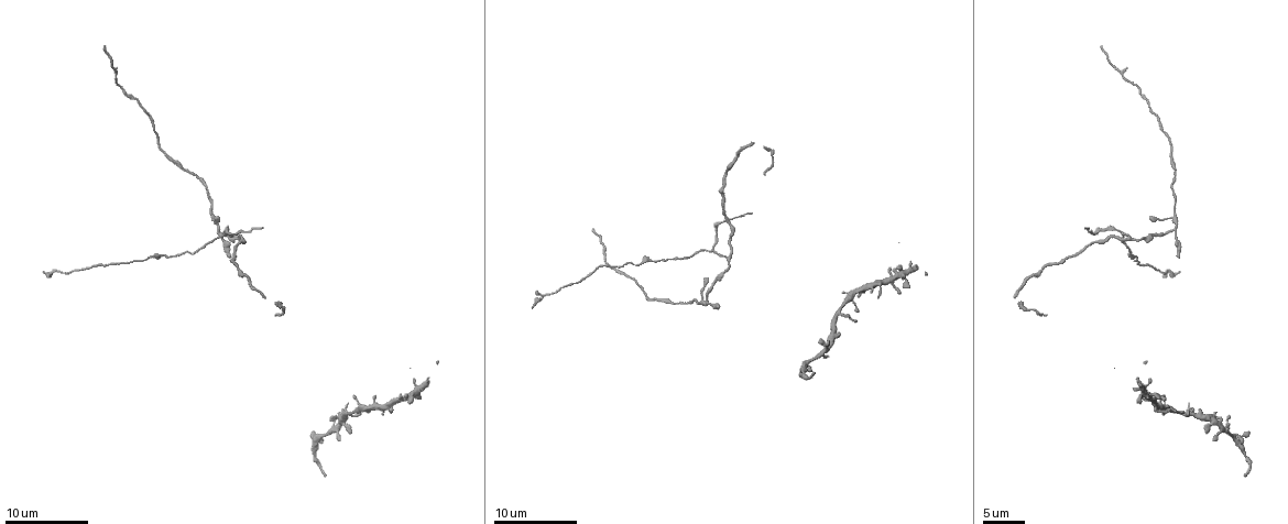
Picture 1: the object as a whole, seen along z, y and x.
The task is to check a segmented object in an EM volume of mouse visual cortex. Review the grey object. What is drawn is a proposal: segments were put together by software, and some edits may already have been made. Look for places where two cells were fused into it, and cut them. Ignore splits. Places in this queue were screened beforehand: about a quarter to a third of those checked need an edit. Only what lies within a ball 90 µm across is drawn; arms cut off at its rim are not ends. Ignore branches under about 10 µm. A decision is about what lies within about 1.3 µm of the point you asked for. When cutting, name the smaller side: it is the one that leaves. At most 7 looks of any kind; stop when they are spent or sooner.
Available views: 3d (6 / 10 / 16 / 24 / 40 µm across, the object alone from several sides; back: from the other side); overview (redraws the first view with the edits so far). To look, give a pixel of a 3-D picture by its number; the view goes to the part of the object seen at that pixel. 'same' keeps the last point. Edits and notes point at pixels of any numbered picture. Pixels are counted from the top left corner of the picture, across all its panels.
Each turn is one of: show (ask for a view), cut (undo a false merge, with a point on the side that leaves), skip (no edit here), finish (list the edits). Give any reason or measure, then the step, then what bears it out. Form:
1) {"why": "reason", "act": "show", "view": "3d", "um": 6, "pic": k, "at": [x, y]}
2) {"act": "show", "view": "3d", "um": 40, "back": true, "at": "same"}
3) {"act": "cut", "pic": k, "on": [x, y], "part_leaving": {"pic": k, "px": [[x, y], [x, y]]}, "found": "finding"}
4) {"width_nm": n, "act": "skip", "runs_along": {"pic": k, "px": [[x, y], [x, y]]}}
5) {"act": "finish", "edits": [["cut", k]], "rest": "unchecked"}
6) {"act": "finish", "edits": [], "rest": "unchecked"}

{"why": "arms part here", "act": "show", "view": "3d", "um": 10, "pic": 1, "at": [1130, 237]}

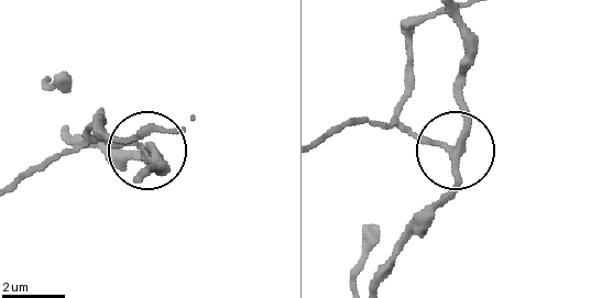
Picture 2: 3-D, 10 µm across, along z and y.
{"side_arm_um": 19, "act": "cut", "pic": 2, "on": [409, 131], "part_leaving": {"pic": 2, "px": [[449, 148], [389, 125], [325, 133]]}, "found": "two cells meet here"}

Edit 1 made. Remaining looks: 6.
{"act": "show", "view": "overview"}

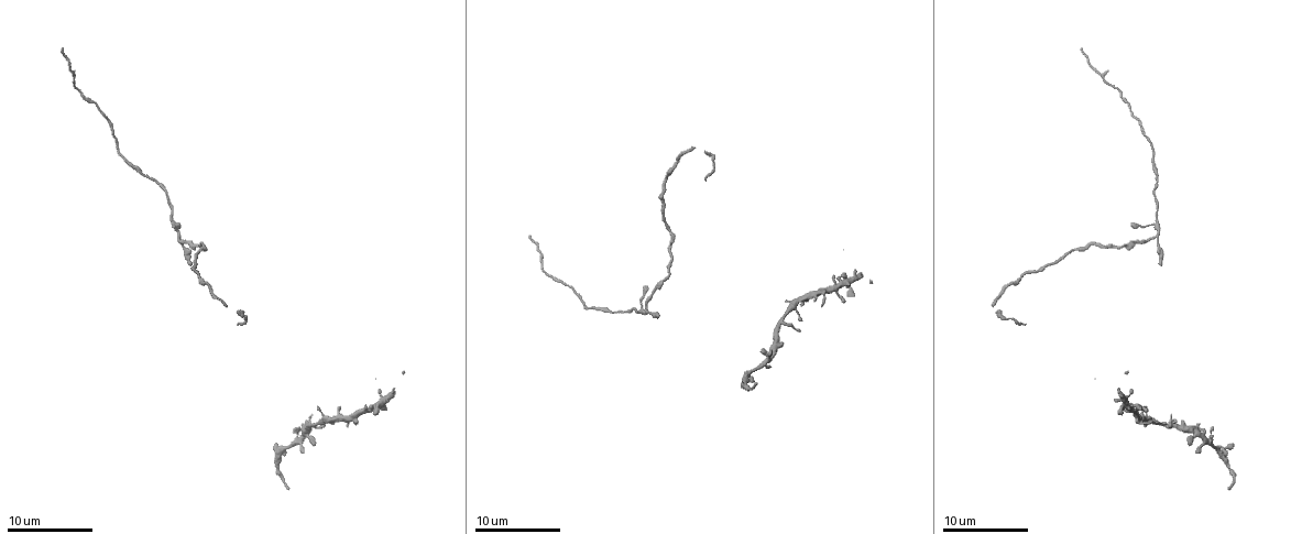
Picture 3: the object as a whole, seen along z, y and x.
{"act": "show", "view": "3d", "um": 10, "pic": 3, "at": [180, 236]}

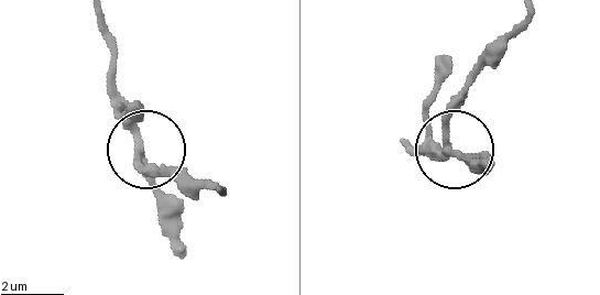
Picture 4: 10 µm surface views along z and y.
{"act": "show", "view": "3d", "um": 6, "pic": 4, "at": [139, 151]}

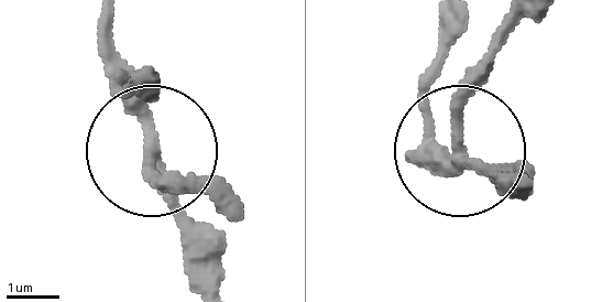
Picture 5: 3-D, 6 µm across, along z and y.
{"side_arm_um": 26, "arms": 3, "act": "cut", "pic": 5, "on": [184, 225], "found": "a second cell is stuck on"}

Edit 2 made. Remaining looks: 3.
{"act": "finish", "edits": [["cut", 2], ["cut", 5]], "rest": "unchecked"}

